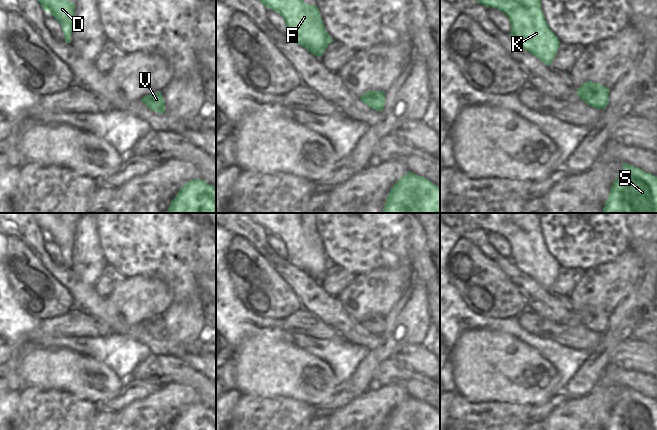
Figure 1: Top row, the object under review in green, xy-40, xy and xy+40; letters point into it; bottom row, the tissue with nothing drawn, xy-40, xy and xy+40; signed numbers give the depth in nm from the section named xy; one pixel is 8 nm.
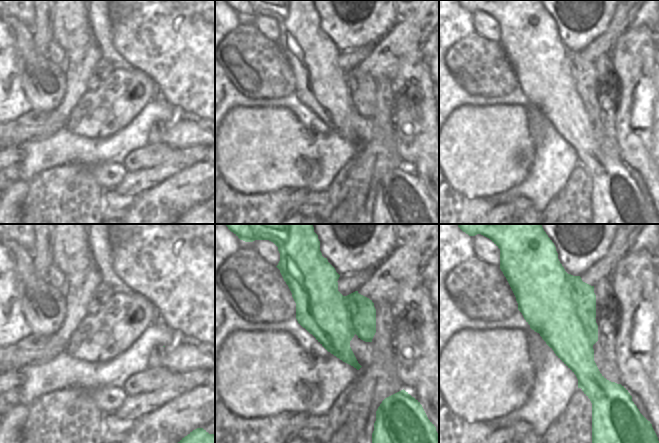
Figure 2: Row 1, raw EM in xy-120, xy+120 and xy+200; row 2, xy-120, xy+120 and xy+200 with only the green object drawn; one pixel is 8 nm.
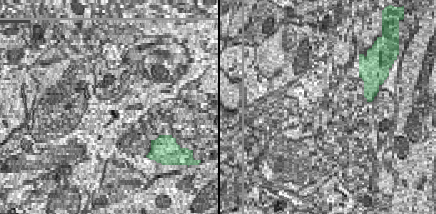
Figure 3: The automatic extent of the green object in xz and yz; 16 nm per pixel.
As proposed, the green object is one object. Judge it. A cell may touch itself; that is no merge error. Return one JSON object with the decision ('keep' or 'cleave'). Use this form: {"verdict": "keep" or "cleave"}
{"verdict": "cleave"}

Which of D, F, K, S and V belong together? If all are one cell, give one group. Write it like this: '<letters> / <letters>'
D F K S / V

